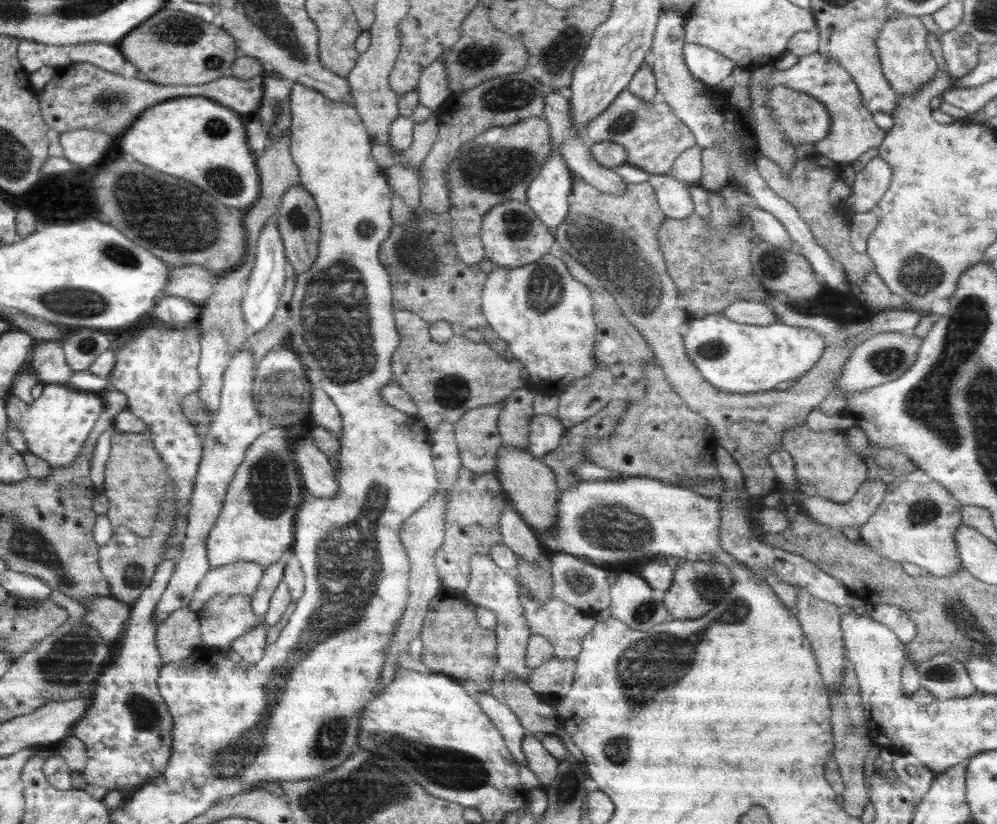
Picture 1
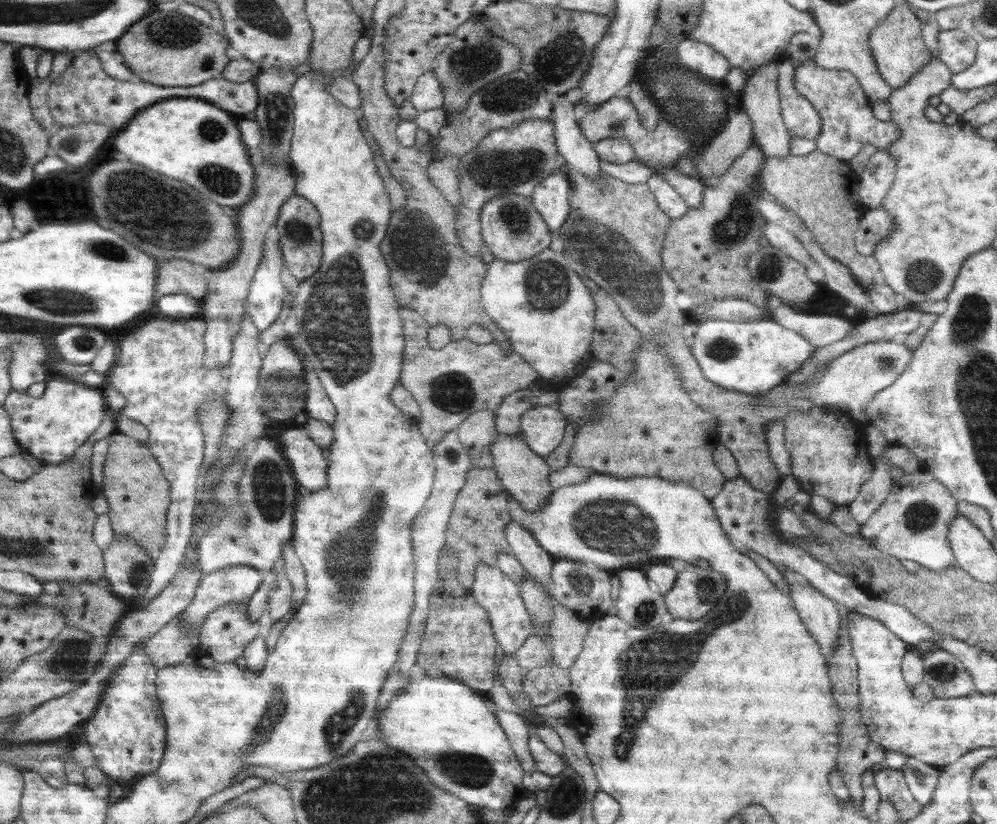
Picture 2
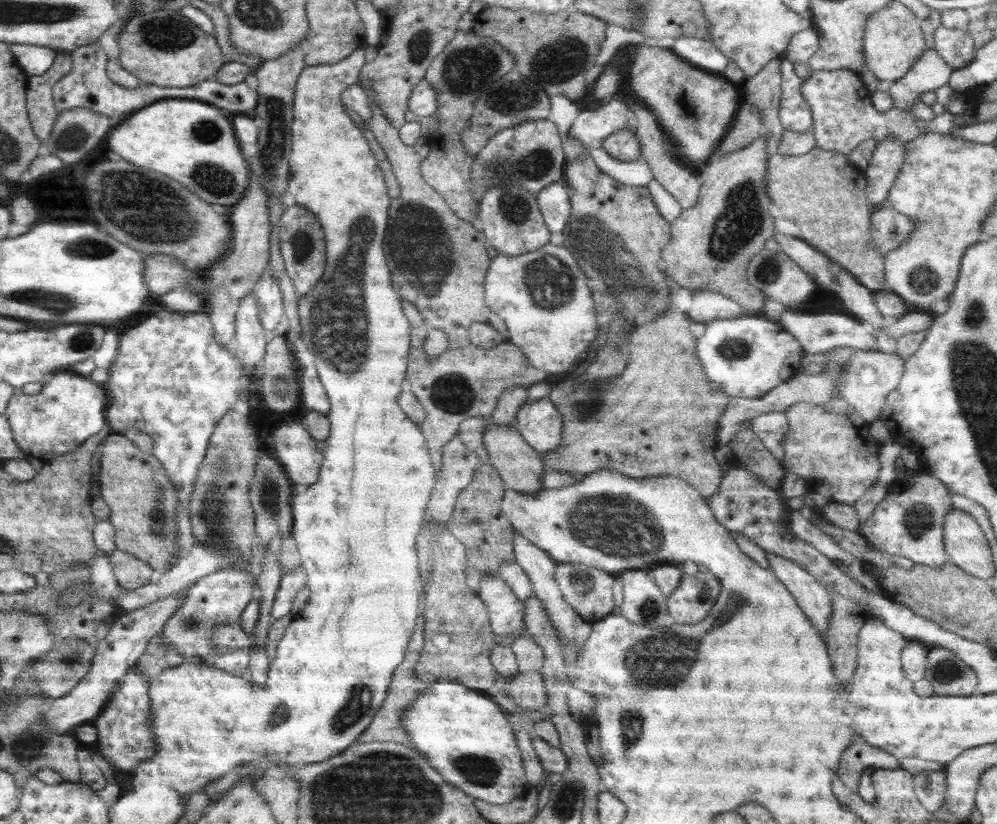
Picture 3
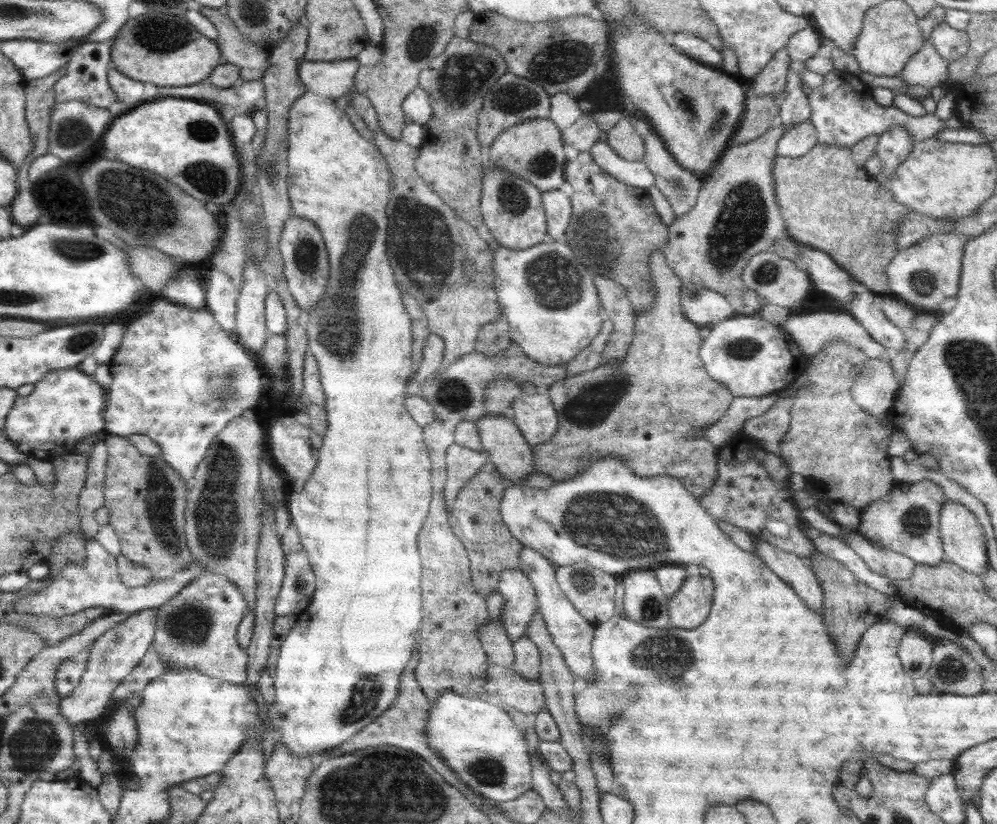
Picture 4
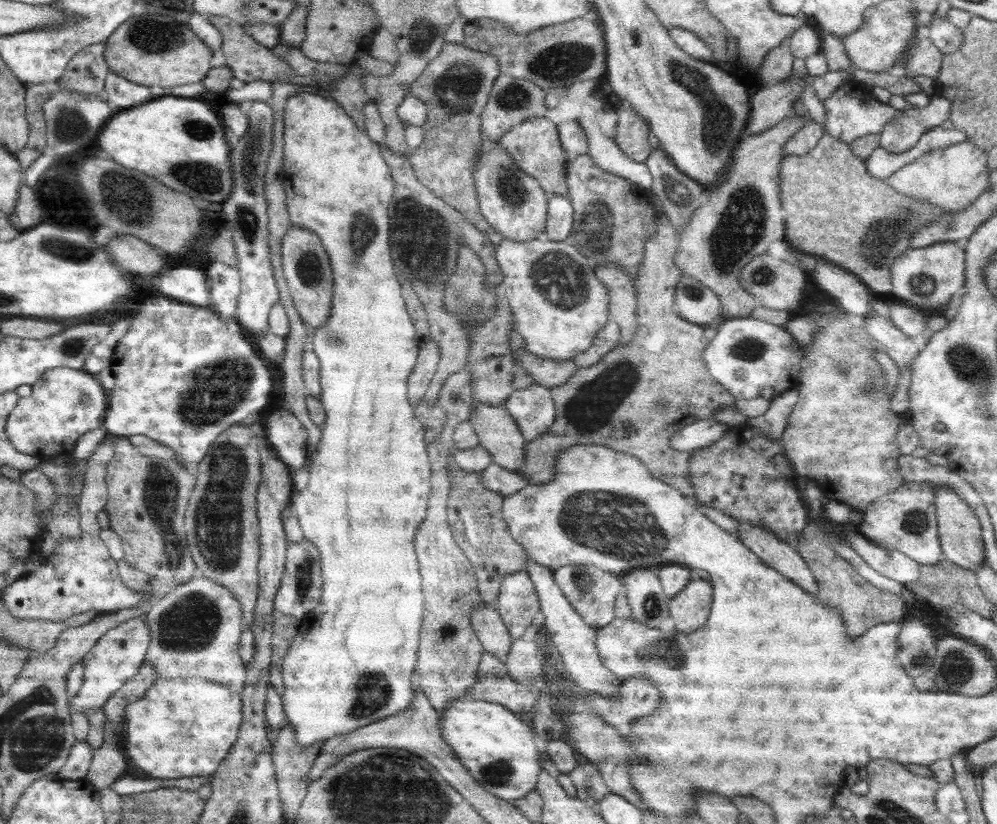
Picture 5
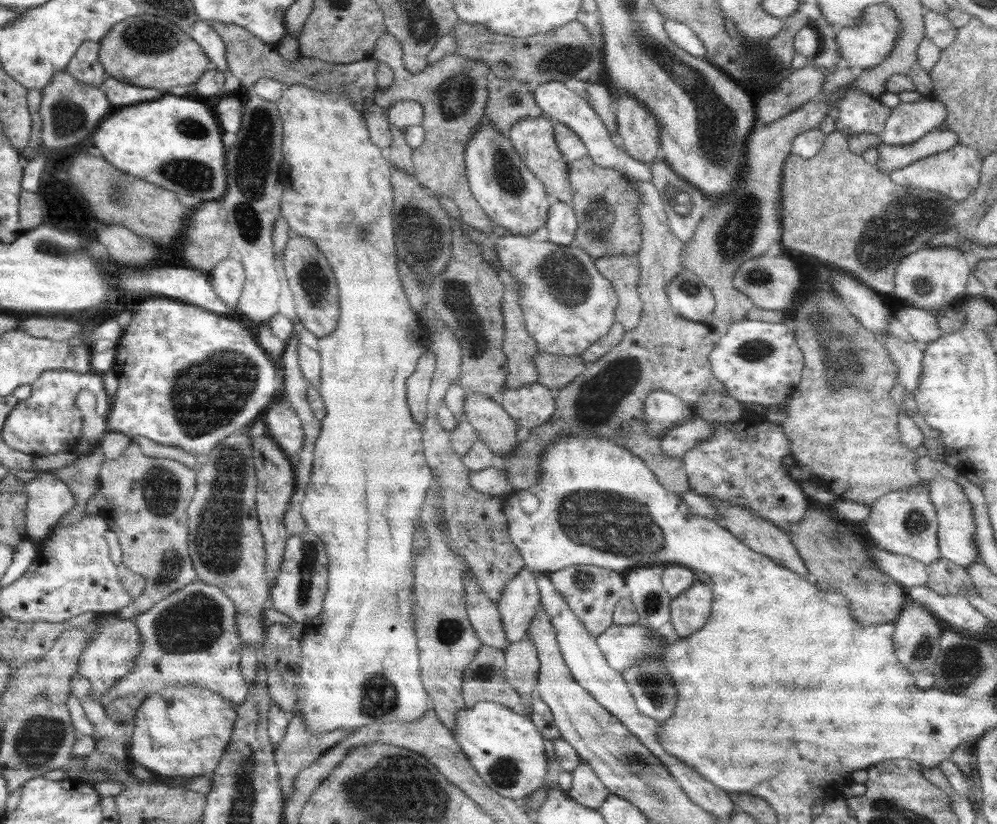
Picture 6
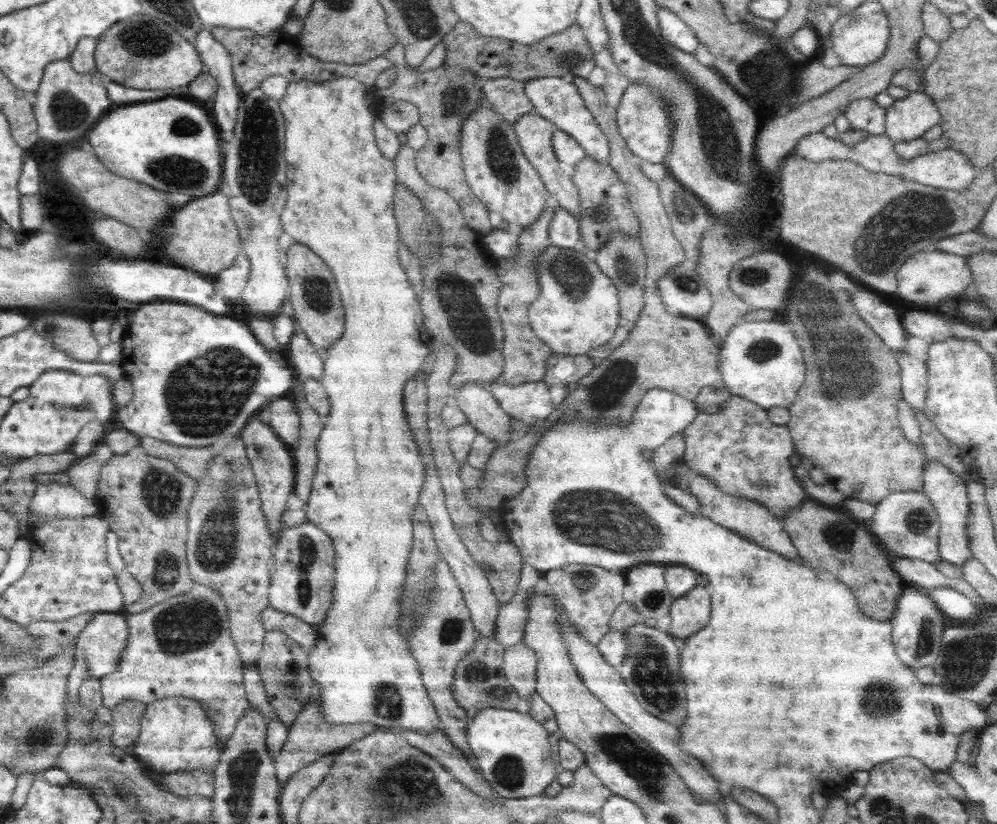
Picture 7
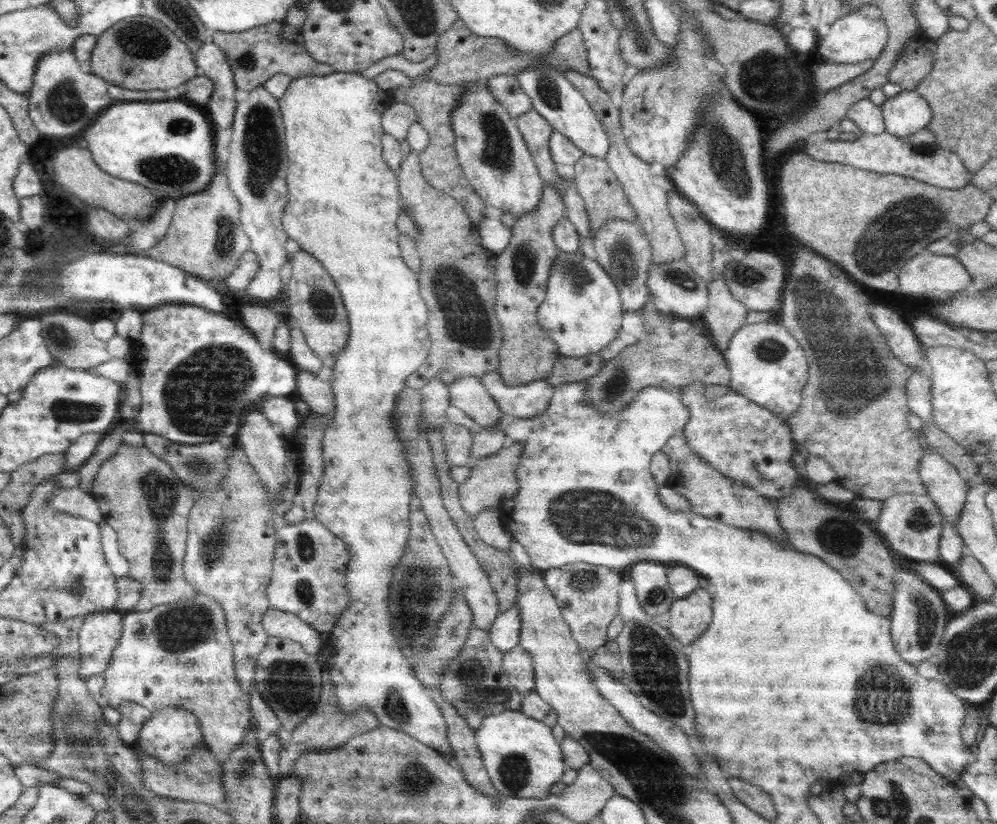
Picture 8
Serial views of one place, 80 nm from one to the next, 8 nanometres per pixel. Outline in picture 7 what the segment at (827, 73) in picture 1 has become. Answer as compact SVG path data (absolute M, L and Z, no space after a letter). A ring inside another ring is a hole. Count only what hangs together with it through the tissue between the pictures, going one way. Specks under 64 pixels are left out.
M870 98L853 100L844 112L851 130L865 130L870 135L884 134L885 114L886 109Z

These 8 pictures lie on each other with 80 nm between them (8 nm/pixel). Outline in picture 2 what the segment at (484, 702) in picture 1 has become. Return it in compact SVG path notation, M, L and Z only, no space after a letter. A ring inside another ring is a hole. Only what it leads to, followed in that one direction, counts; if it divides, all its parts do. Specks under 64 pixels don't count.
M487 697L492 714L496 716L496 720L500 723L502 732L506 734L506 738L512 747L512 750L520 762L522 771L524 773L533 773L536 771L536 764L534 764L533 756L528 747L528 723L524 720L522 715L514 712L505 712L496 708Z

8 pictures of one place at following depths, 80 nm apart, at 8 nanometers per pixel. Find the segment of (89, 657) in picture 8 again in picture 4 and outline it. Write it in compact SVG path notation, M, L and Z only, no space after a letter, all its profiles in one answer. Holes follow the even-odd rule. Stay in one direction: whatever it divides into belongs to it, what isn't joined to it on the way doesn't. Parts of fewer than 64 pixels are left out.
M152 608L132 613L126 620L119 622L95 640L79 685L70 695L61 699L58 706L60 716L70 723L71 727L80 723L87 724L108 712L115 688L134 670L153 644L158 611L157 608Z

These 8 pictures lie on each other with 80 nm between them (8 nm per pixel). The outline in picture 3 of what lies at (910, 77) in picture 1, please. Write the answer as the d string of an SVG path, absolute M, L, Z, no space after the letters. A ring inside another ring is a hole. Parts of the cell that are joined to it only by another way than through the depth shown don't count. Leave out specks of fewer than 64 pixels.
M892 1L887 4L887 7L882 7L879 11L873 12L873 15L866 22L863 34L863 59L865 67L869 68L869 71L873 72L876 78L879 78L882 82L888 82L888 84L902 78L908 72L908 69L911 68L912 64L915 63L915 60L918 60L927 49L924 35L920 28L922 21L907 6L898 1Z

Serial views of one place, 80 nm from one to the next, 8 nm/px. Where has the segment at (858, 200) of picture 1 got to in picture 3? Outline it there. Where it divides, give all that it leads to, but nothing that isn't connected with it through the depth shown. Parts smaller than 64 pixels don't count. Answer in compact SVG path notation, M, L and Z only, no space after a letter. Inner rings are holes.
M884 139L876 145L869 165L863 170L868 200L877 205L887 200L904 157L905 143L902 141Z

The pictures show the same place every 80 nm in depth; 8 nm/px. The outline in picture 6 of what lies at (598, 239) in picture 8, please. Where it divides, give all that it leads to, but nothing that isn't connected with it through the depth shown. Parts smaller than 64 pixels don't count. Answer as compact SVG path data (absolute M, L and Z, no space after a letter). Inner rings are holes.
M637 256L602 257L595 260L595 266L616 292L615 322L619 322L626 332L636 328L643 309L638 294L640 266Z

